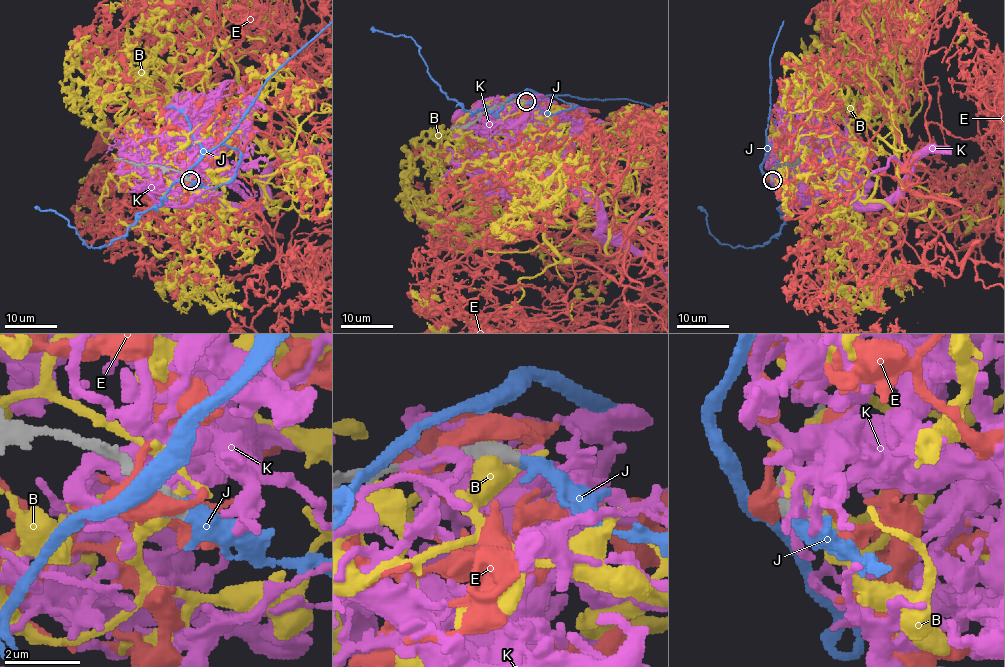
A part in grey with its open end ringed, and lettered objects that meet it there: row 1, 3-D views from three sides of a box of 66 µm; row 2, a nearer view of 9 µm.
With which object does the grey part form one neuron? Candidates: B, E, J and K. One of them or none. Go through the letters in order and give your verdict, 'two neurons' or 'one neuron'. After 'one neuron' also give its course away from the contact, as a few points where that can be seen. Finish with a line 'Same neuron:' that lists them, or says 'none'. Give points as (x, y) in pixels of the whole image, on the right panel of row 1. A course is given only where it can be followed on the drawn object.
B: two neurons
E: two neurons
J: one neuron
K: two neurons
Same neuron: J

